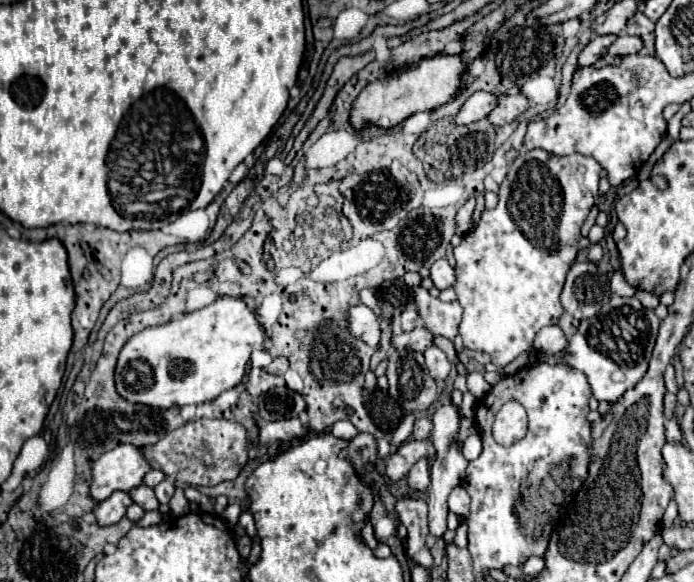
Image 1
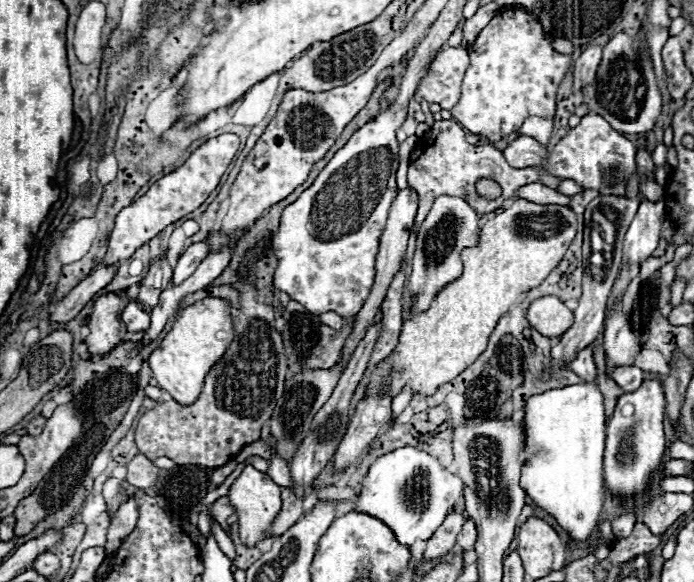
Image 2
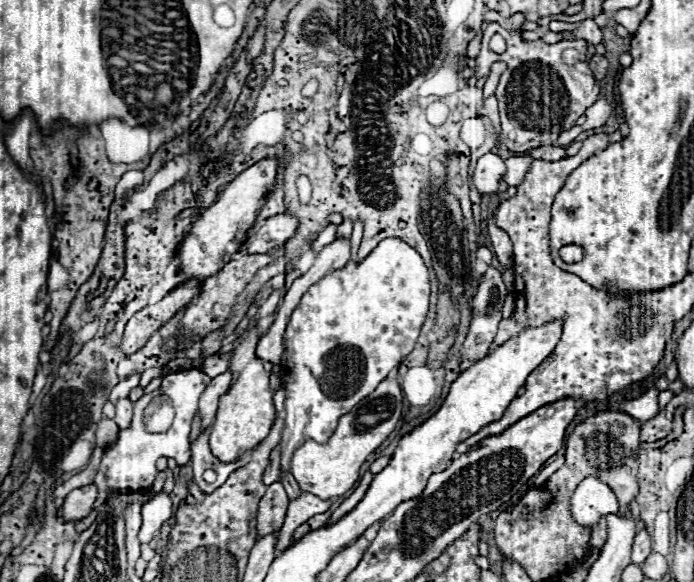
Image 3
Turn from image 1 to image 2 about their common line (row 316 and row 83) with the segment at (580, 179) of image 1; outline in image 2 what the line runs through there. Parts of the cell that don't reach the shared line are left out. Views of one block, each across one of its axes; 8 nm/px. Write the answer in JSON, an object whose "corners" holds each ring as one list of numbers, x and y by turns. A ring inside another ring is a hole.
{"corners":[[502,10,478,34,470,46,470,68,466,70,458,104,452,116,472,134,484,134,498,142,518,132,530,116,554,116,556,90,568,72,572,58,550,46,534,14,524,10]]}

